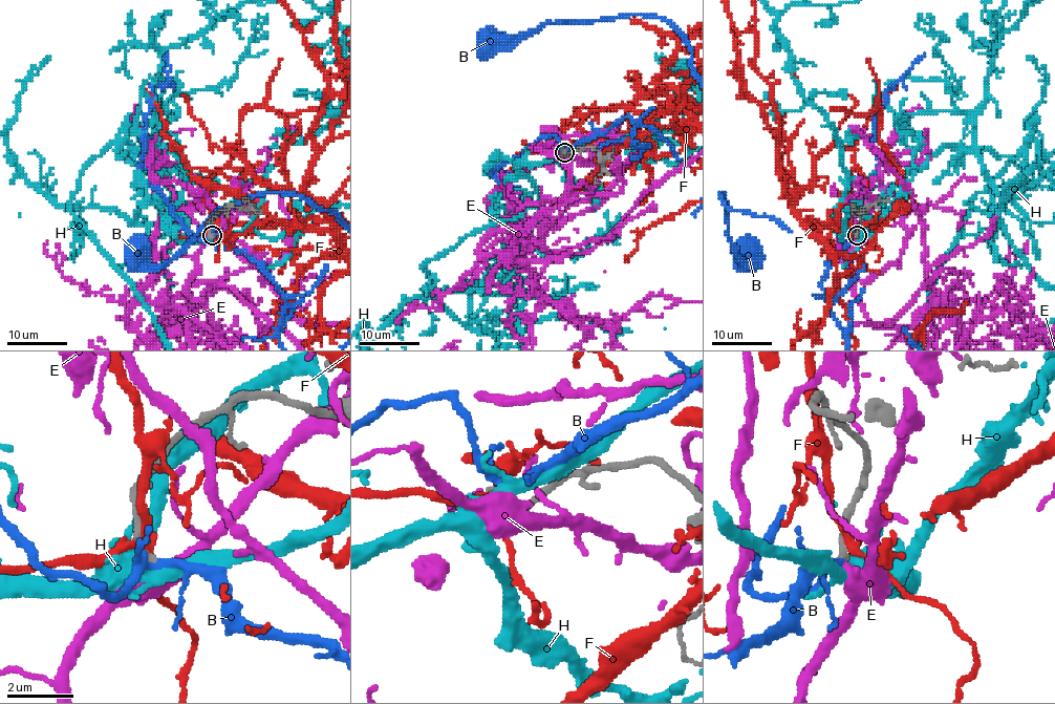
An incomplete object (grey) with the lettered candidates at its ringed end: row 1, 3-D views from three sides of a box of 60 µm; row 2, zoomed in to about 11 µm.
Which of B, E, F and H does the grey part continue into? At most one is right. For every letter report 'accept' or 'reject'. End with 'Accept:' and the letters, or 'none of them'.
B: accept
E: reject
F: reject
H: reject
Accept: B

